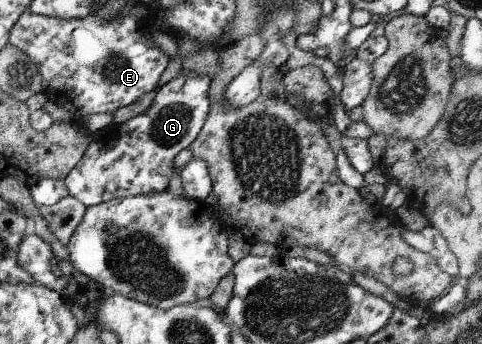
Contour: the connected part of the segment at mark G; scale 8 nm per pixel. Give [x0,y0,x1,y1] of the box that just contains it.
[63,70,212,208]

